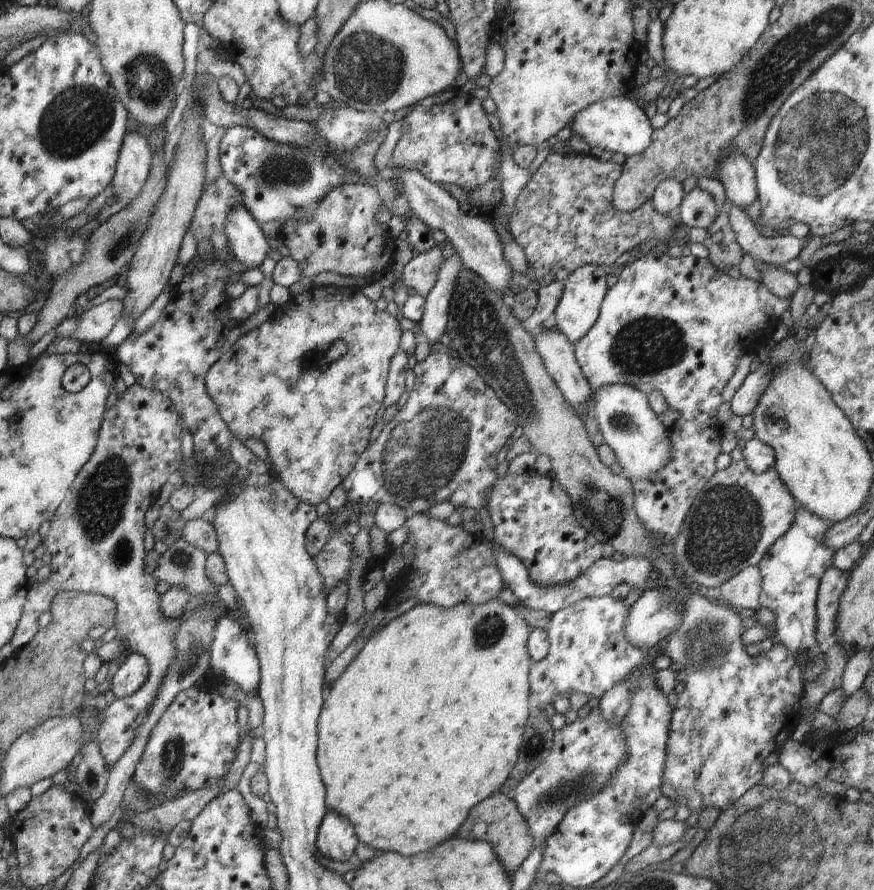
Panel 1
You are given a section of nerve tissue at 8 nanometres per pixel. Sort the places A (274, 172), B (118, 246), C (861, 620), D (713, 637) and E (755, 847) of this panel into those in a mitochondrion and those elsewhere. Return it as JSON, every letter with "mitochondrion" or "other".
{"A":"mitochondrion","B":"mitochondrion","C":"other","D":"mitochondrion","E":"mitochondrion"}

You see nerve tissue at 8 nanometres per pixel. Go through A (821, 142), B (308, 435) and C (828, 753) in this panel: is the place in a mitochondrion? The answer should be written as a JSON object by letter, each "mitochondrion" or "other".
{"A":"mitochondrion","B":"other","C":"other"}

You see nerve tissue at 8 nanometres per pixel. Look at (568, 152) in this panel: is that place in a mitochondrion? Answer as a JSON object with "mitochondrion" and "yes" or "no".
{"mitochondrion":"no"}

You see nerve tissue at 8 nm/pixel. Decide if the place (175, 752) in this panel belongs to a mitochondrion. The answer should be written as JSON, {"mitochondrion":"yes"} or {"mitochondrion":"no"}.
{"mitochondrion":"yes"}

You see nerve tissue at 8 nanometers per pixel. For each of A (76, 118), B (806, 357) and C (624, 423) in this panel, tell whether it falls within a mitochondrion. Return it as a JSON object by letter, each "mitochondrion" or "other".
{"A":"mitochondrion","B":"other","C":"mitochondrion"}

